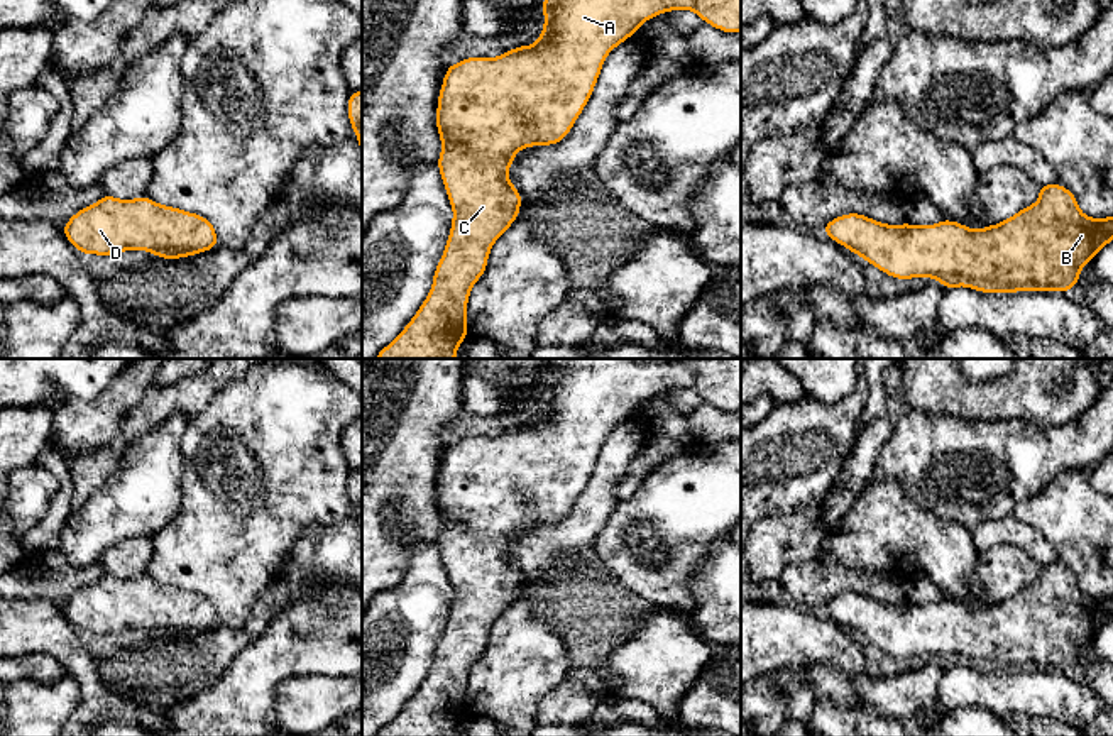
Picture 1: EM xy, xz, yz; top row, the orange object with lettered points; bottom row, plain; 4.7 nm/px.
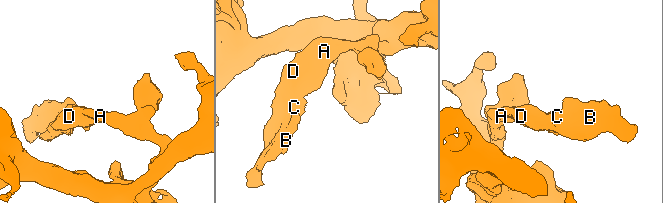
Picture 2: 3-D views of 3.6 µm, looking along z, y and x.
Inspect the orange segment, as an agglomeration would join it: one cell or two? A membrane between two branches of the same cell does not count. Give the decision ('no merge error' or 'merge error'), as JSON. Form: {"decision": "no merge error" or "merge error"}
{"decision": "no merge error"}

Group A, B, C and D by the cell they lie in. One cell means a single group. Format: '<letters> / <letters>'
A B C D

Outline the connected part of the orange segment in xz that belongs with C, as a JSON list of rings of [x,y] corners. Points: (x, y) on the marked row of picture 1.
[[[545,0],[545,25],[535,44],[518,46],[497,58],[465,58],[447,68],[436,105],[436,130],[441,139],[436,166],[453,210],[452,228],[426,299],[404,330],[374,359],[457,357],[458,345],[469,337],[465,321],[470,289],[485,272],[496,240],[519,218],[523,195],[507,179],[516,152],[562,142],[584,112],[607,54],[634,36],[646,20],[673,10],[692,10],[705,24],[727,34],[741,32],[741,0]]]

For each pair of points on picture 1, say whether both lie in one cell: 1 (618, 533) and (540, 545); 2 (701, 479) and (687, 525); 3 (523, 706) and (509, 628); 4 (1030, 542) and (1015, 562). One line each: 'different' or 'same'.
1: different
2: same
3: same
4: different

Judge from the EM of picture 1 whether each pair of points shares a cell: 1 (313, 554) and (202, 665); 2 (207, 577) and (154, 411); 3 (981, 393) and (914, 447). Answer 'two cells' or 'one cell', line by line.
1: one cell
2: two cells
3: two cells

